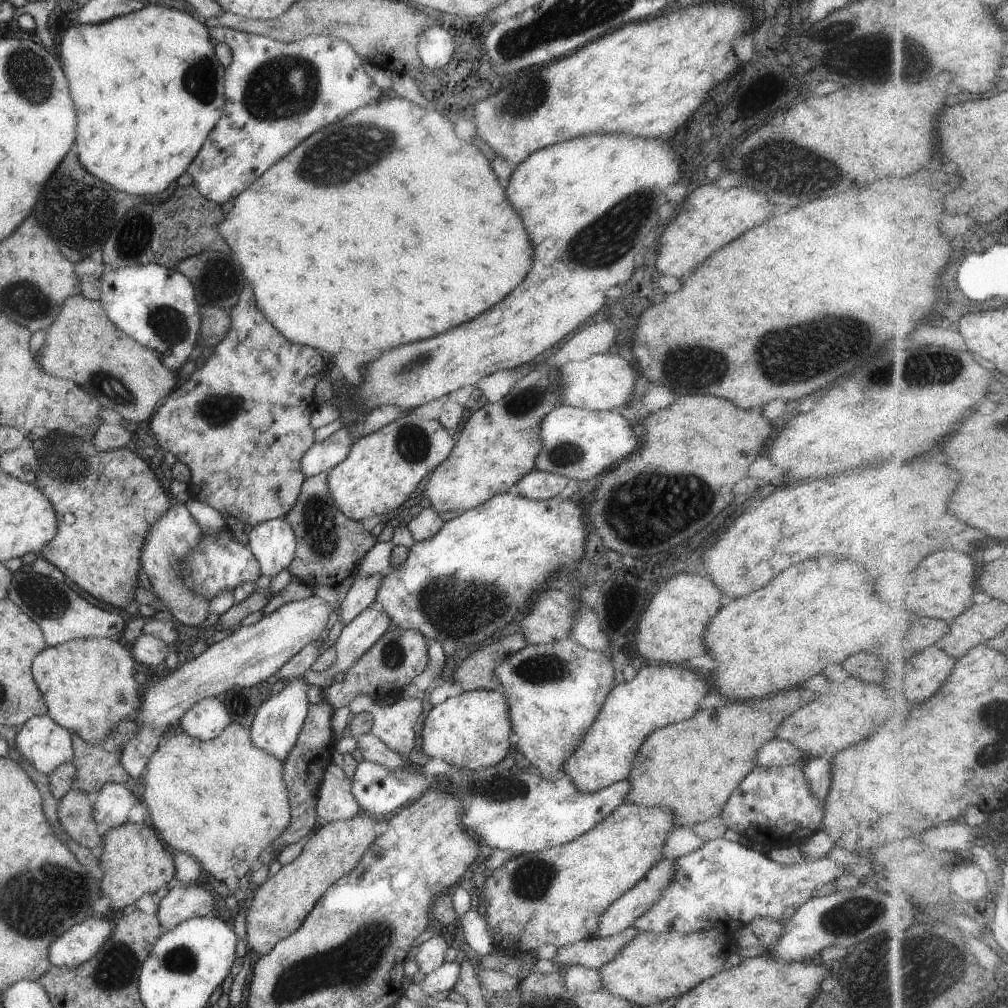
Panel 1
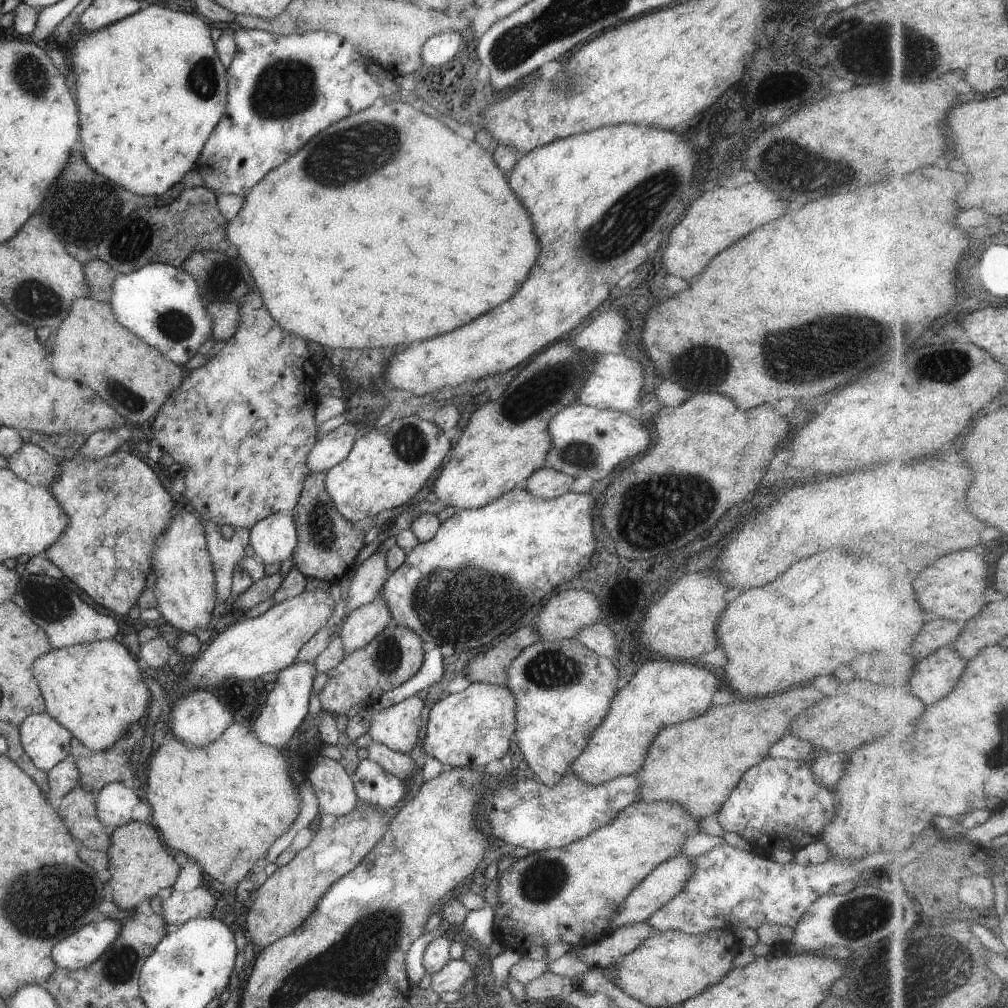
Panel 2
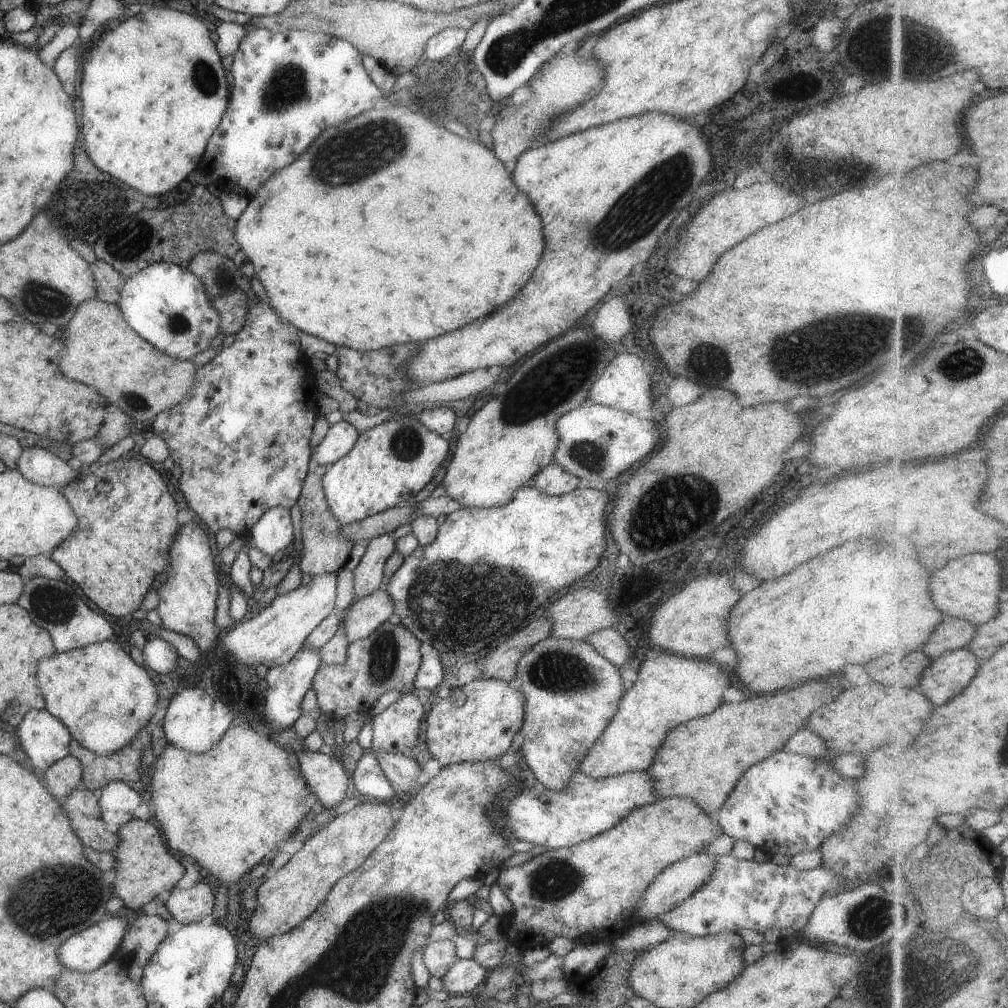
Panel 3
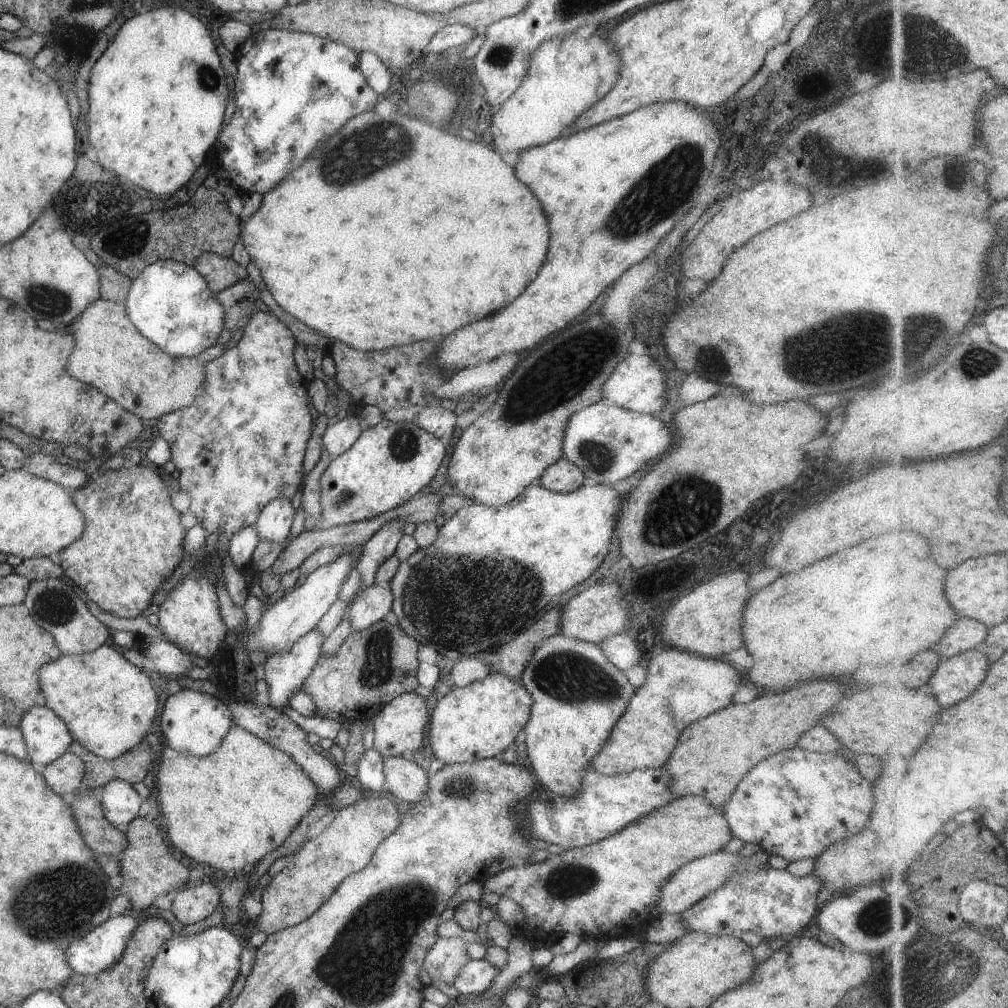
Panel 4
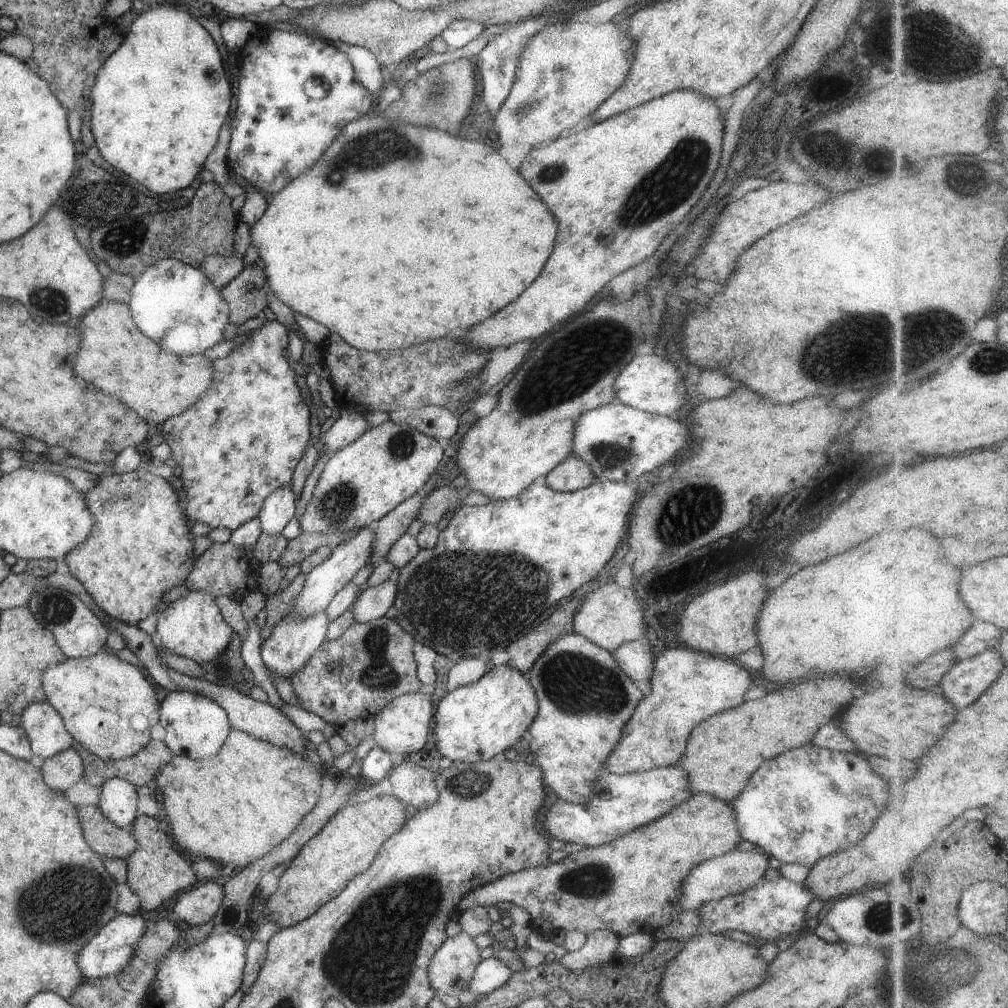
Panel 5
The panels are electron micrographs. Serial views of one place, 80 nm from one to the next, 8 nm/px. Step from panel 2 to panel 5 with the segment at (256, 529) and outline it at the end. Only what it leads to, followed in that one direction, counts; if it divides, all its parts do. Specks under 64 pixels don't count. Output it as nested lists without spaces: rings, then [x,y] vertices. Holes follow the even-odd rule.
[[[291,485],[278,486],[271,491],[263,499],[258,512],[260,530],[269,535],[280,534],[282,528],[291,520],[295,501]]]

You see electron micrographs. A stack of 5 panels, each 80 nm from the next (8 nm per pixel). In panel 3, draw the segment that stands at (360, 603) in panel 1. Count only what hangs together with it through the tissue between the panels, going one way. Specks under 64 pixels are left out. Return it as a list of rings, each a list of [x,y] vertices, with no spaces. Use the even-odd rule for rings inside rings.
[[[383,533],[368,540],[367,547],[353,573],[353,600],[370,595],[381,584],[384,562],[395,551],[391,533]]]

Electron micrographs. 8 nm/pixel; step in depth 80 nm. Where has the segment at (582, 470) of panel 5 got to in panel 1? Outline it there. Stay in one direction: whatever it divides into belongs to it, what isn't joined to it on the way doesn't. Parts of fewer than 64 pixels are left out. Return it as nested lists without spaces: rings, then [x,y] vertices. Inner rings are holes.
[[[531,470],[516,482],[516,494],[533,500],[547,500],[561,493],[567,481],[566,476]]]

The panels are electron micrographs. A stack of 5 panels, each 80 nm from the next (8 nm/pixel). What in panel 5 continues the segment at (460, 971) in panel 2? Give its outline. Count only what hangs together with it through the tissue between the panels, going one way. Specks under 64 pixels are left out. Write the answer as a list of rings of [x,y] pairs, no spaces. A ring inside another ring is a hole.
[[[497,957],[481,959],[479,964],[476,964],[472,977],[468,981],[468,990],[477,997],[482,997],[503,986],[513,973]]]

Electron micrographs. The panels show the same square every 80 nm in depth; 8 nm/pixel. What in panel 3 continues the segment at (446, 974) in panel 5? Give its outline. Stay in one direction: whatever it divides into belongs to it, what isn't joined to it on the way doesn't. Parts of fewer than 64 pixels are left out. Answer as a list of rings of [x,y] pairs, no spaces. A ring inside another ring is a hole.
[[[437,939],[422,948],[422,961],[430,976],[442,978],[447,969],[459,960],[455,955],[453,940]]]

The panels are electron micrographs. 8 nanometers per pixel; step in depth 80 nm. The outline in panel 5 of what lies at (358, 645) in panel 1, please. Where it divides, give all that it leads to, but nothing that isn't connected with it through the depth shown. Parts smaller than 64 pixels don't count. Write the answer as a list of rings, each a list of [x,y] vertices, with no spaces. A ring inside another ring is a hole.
[[[393,572],[387,580],[374,587],[363,586],[351,606],[351,612],[355,623],[383,617],[393,606],[396,595],[396,580],[398,573]]]

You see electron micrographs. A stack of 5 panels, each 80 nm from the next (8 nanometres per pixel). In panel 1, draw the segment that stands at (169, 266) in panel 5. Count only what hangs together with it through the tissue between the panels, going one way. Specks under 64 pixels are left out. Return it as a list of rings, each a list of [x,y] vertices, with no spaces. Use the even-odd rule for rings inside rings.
[[[159,264],[117,268],[101,276],[99,294],[107,318],[127,336],[153,350],[168,369],[176,372],[187,361],[198,339],[200,316],[193,285],[186,276]]]

